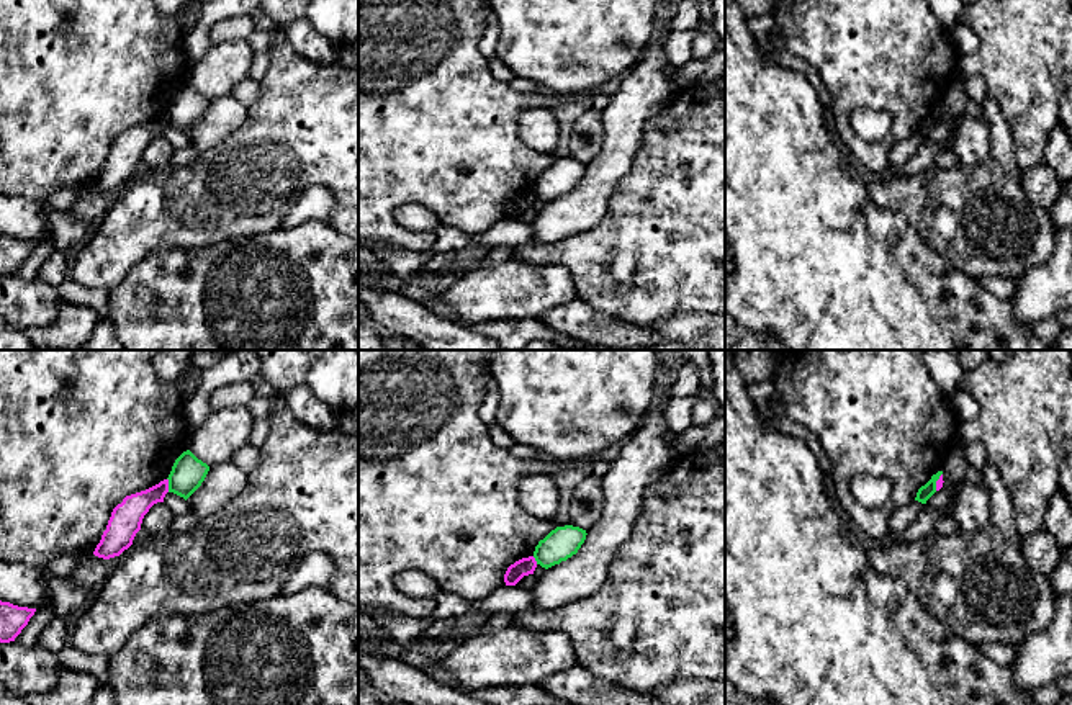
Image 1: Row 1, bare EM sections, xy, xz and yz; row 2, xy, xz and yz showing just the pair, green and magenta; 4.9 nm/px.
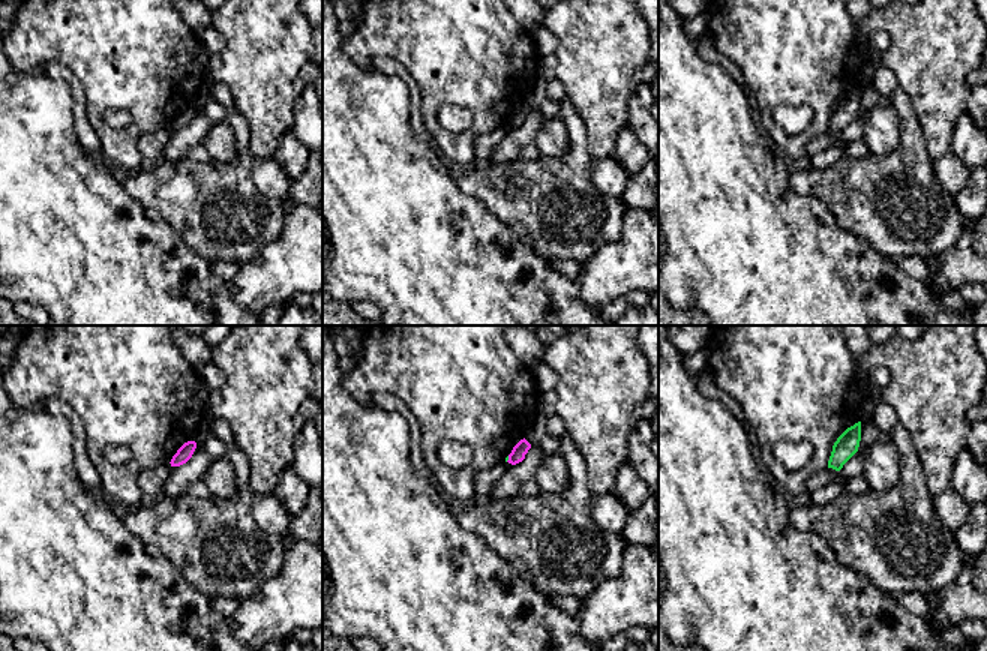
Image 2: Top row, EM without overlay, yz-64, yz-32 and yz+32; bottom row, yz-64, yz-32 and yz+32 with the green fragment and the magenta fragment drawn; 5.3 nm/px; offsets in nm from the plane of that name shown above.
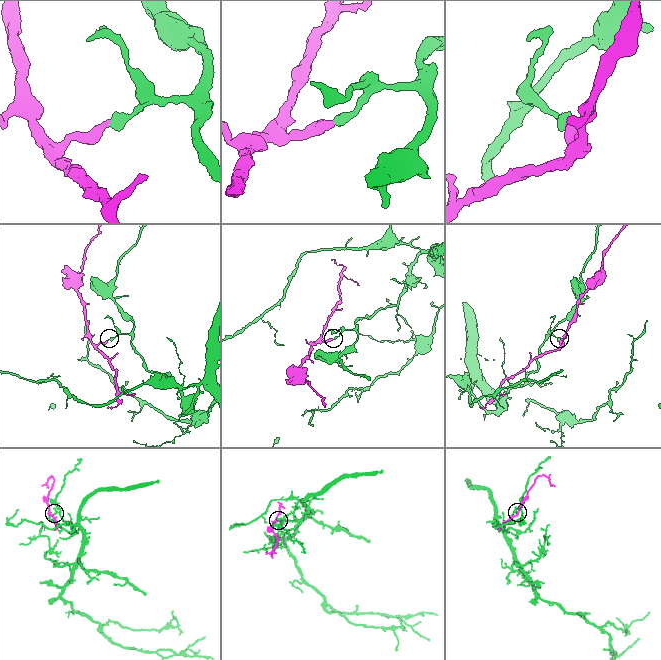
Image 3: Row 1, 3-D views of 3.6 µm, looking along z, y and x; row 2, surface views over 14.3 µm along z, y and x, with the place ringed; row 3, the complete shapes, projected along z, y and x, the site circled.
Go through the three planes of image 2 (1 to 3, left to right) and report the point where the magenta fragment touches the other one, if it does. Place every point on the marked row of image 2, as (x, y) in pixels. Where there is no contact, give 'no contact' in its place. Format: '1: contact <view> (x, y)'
1: no contact
2: contact yz-32 (507, 459)
3: no contact

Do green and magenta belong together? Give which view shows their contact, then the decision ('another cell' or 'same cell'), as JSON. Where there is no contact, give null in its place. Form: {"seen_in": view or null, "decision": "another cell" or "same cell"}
{"seen_in": "xy", "decision": "another cell"}

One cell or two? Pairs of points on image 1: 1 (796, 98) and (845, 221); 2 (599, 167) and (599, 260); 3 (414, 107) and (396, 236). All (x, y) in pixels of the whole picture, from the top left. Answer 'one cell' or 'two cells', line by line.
1: one cell
2: two cells
3: one cell

